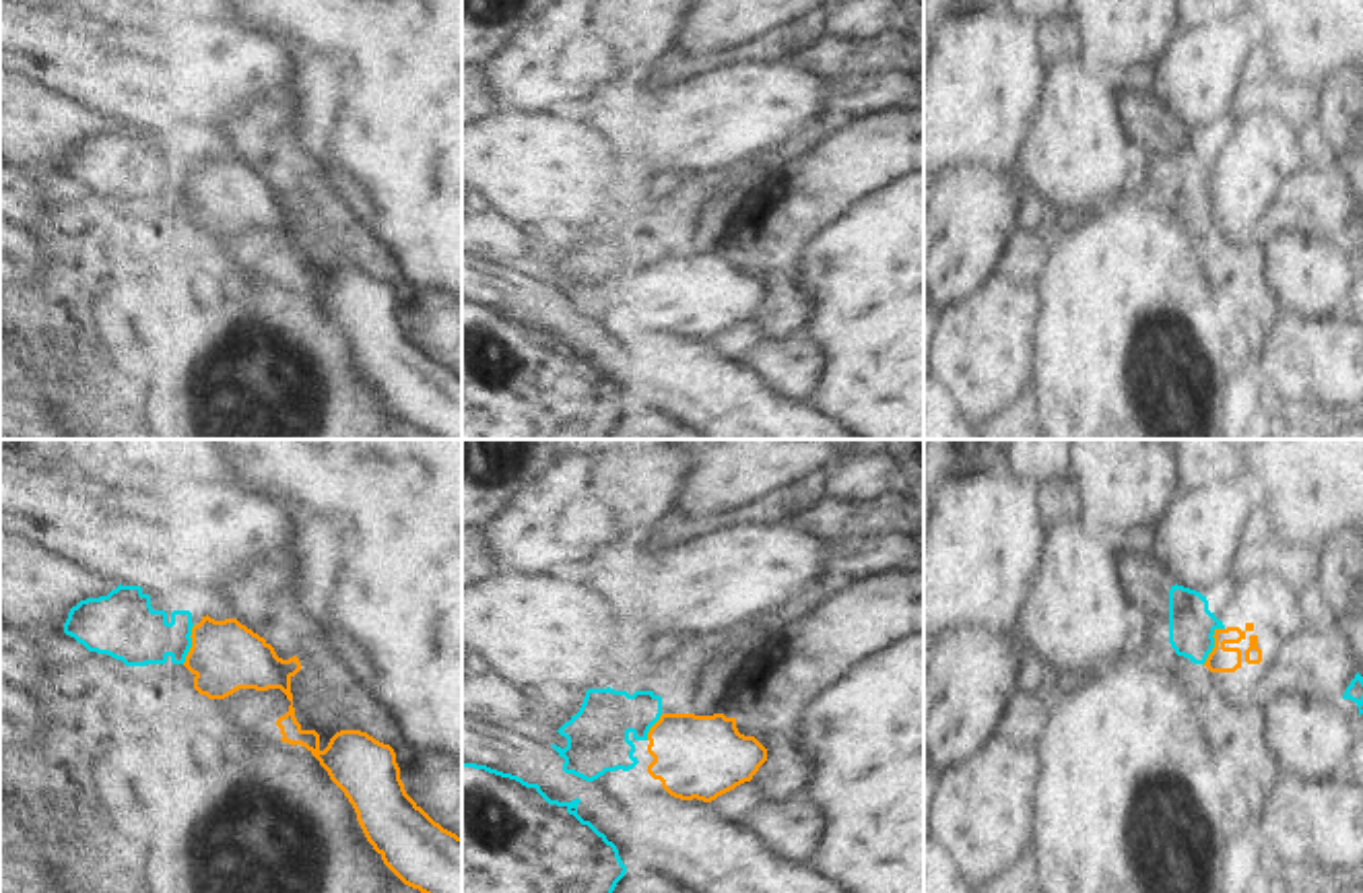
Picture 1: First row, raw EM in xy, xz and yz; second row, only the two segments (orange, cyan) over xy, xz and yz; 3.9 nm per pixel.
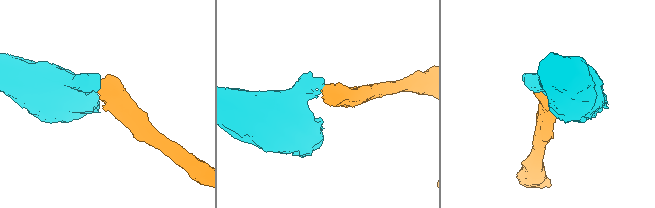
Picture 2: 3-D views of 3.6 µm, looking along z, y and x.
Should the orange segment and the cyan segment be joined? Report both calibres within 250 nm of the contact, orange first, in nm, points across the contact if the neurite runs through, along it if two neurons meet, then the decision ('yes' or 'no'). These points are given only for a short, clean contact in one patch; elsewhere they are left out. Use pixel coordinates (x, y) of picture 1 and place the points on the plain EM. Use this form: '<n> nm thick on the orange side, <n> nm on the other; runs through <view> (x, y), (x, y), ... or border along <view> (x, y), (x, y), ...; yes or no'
100 nm thick on the orange side, 180 nm on the other; border along yz (1223, 166), (1215, 170), (1213, 188), (1203, 201); no

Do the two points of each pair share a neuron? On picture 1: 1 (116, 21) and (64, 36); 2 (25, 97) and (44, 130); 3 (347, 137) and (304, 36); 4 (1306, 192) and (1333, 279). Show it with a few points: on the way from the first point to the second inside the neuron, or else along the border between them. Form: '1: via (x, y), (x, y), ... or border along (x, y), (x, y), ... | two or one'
1: border along (100, 21), (114, 31), (130, 34) | two
2: via (25, 106), (25, 112), (36, 122) | one
3: via (347, 112), (347, 79), (328, 60) | one
4: border along (1273, 232), (1302, 238), (1341, 236) | two

